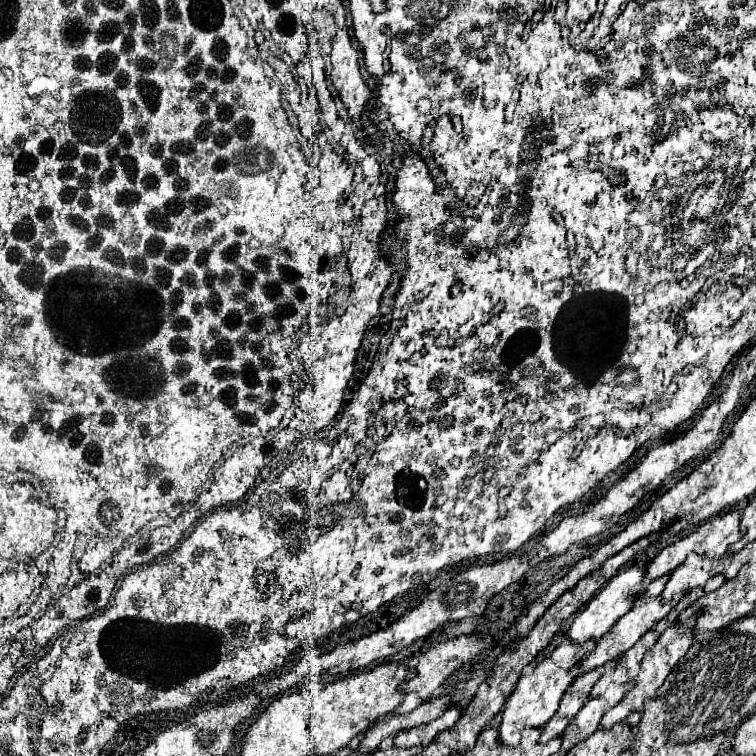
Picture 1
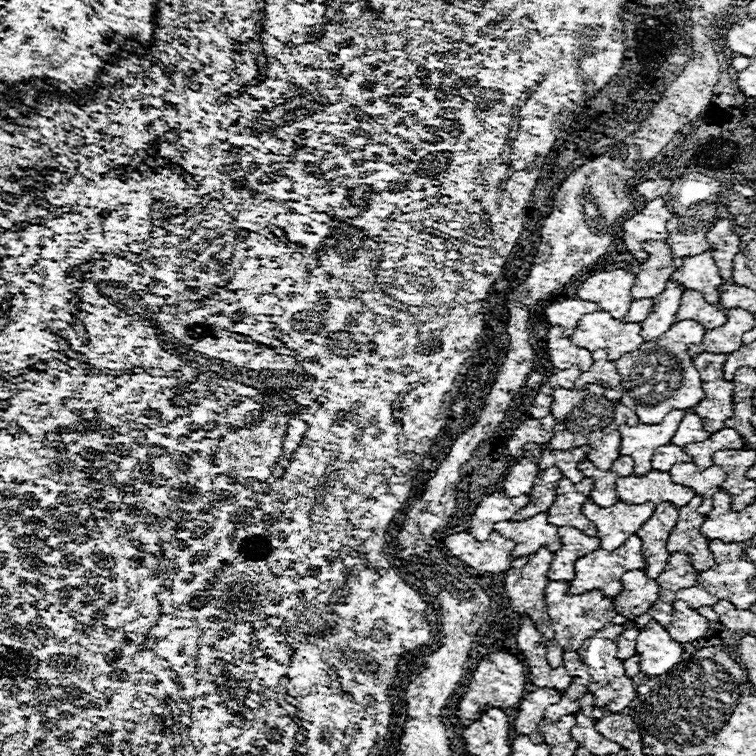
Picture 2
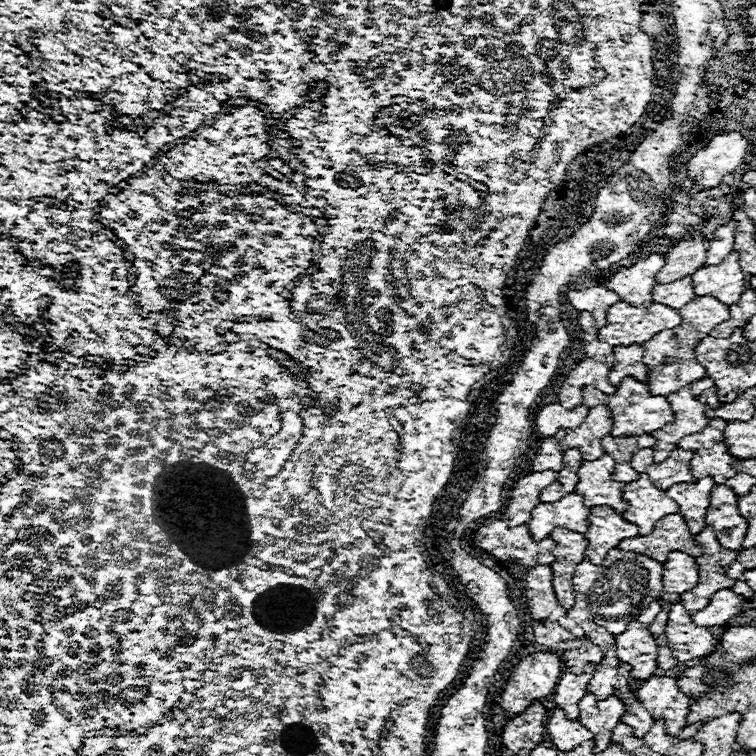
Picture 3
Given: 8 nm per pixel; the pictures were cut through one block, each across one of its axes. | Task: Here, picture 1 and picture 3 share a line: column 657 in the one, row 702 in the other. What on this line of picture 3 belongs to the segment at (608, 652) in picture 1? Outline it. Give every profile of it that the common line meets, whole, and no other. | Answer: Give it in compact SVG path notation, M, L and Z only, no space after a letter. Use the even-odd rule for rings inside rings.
M586 694L584 700L580 700L580 716L578 720L594 732L594 752L606 750L612 744L612 730L620 722L620 718L626 714L624 702L620 702L618 696L608 696L606 700L596 700L594 694Z

